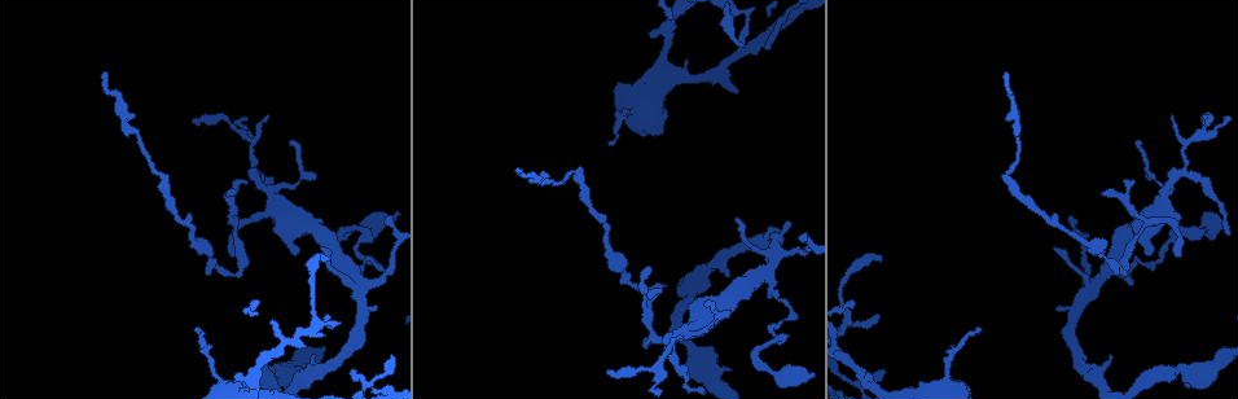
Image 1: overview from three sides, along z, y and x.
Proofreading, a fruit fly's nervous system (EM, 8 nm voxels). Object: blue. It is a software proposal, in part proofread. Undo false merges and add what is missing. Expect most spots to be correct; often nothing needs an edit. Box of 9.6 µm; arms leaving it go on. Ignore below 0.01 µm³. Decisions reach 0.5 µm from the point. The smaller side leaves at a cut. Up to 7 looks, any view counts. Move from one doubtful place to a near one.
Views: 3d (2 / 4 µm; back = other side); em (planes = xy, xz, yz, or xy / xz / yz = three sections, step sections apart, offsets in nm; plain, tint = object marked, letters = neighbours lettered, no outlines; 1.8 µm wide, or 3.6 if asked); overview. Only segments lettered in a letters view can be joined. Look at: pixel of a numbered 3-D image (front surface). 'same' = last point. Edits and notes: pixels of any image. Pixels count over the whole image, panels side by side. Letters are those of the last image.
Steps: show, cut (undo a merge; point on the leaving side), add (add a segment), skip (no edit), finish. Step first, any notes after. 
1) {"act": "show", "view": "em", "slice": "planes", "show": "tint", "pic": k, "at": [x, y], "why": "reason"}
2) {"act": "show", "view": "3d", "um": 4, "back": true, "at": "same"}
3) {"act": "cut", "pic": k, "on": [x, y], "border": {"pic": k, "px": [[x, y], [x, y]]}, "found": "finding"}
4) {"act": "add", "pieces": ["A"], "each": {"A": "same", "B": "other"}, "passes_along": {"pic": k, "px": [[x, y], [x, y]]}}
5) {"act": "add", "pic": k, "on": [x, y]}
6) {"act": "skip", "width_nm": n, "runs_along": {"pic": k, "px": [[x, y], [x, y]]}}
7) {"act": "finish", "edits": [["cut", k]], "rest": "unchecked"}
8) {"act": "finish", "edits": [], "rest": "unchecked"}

{"act": "show", "view": "3d", "um": 2, "back": true, "pic": 1, "at": [688, 329]}

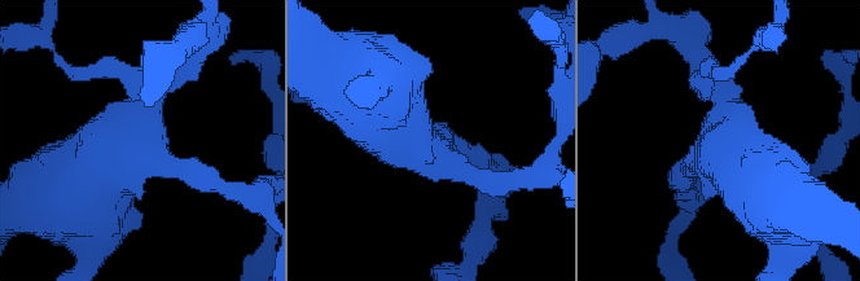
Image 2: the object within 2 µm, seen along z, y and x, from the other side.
{"act": "show", "view": "em", "slice": "planes", "show": "letters", "pic": 2, "at": [439, 143], "why": "need the tissue"}

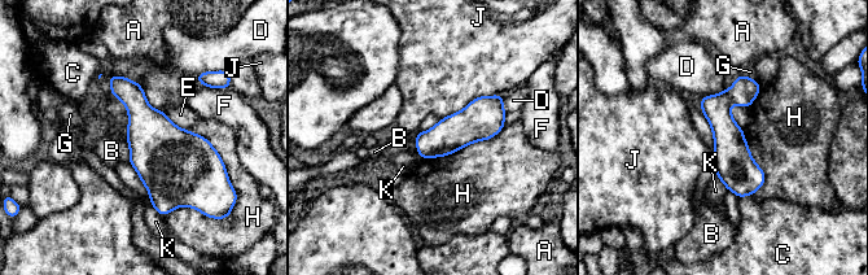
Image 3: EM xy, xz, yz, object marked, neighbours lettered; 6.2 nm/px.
{"act": "skip", "each": {"A": "other", "B": "other", "C": "other", "D": "other", "E": "other", "F": "other", "G": "other", "H": "other", "J": "other", "K": "other"}, "runs_along": {"pic": 3, "px": [[744, 78], [724, 103], [740, 193]]}, "found": "all the same cell"}

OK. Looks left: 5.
{"act": "show", "view": "em", "slice": "planes", "show": "letters", "pic": 1, "at": [770, 289], "why": "thin arm on a thick one"}

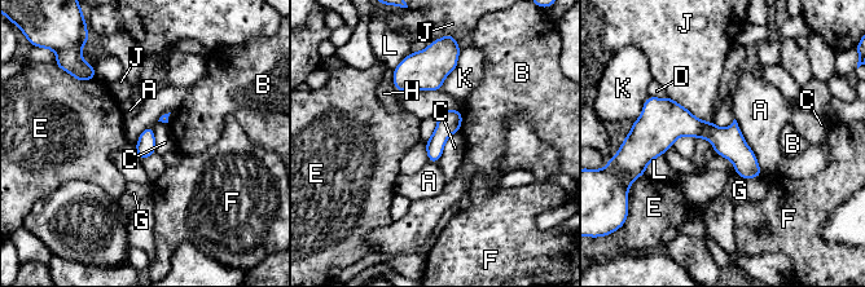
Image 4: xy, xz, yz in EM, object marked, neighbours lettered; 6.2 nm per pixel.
{"act": "skip", "longest_contact_nm": ["A", 380], "each": {"A": "other", "B": "other", "C": "other", "D": "other", "E": "other", "F": "other", "G": "other", "H": "other", "J": "other", "K": "other", "L": "other"}, "runs_along": {"pic": 4, "px": [[648, 136], [708, 129], [758, 172]]}, "found": "one cell here"}

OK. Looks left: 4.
{"act": "show", "view": "3d", "um": 2, "pic": 1, "at": [880, 260], "why": "thin end"}

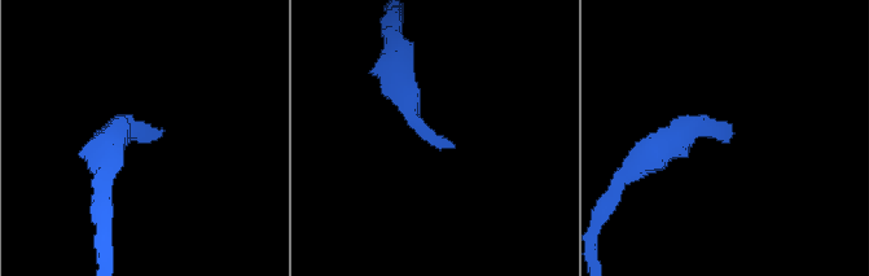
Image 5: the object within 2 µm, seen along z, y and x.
{"act": "show", "view": "em", "um": 3.6, "slice": "planes", "show": "tint", "pic": 5, "at": [451, 144], "why": "need the tissue"}

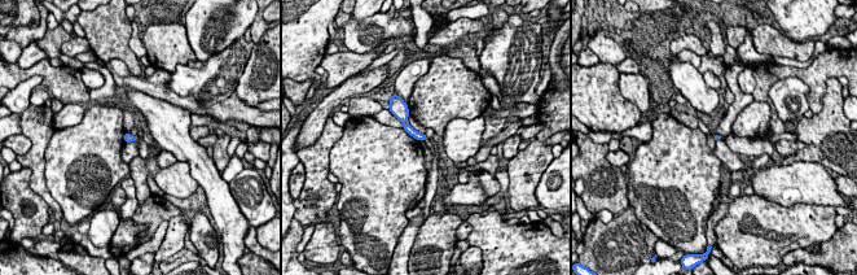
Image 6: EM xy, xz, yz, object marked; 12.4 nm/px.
{"act": "show", "view": "em", "um": 3.6, "slice": "planes", "show": "letters", "at": "same"}

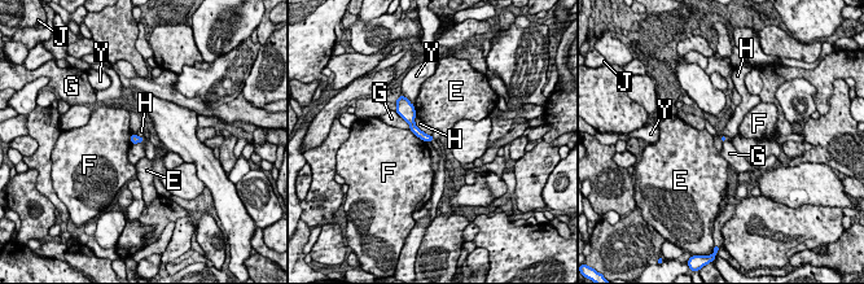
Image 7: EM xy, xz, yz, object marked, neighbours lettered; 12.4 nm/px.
{"act": "skip", "each": {"E": "other", "F": "other", "G": "other", "H": "other", "J": "other", "Y": "other"}, "runs_along": {"pic": 7, "px": [[409, 110], [412, 126], [428, 138]]}, "found": "none of them fits"}

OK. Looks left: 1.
{"act": "finish", "edits": [], "rest": "unchecked"}

